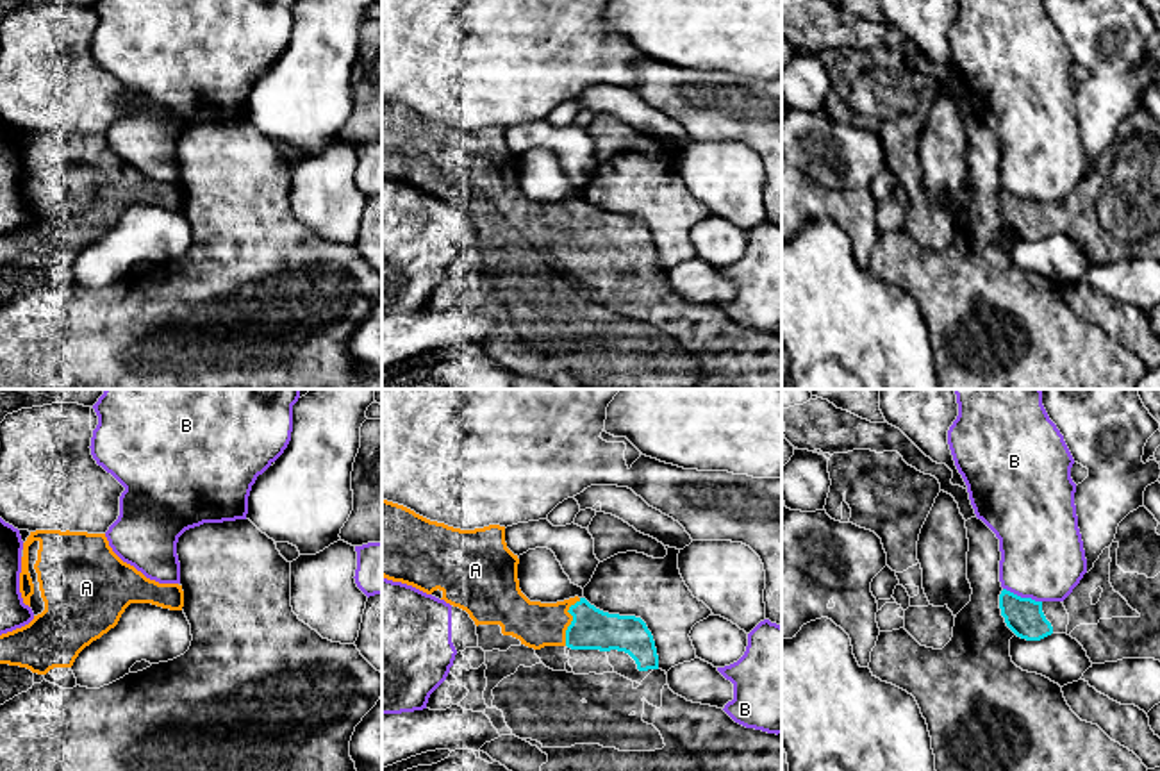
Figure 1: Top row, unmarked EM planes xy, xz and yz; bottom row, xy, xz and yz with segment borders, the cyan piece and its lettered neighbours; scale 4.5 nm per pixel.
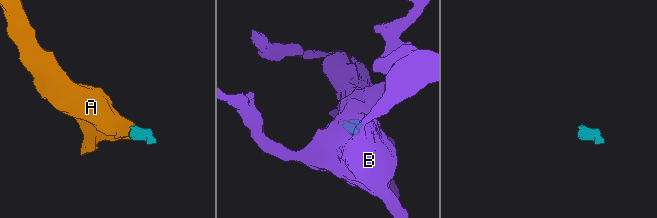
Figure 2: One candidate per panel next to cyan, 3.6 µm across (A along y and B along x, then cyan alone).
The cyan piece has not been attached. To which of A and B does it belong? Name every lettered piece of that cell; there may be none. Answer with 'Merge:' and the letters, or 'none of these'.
Merge: A

